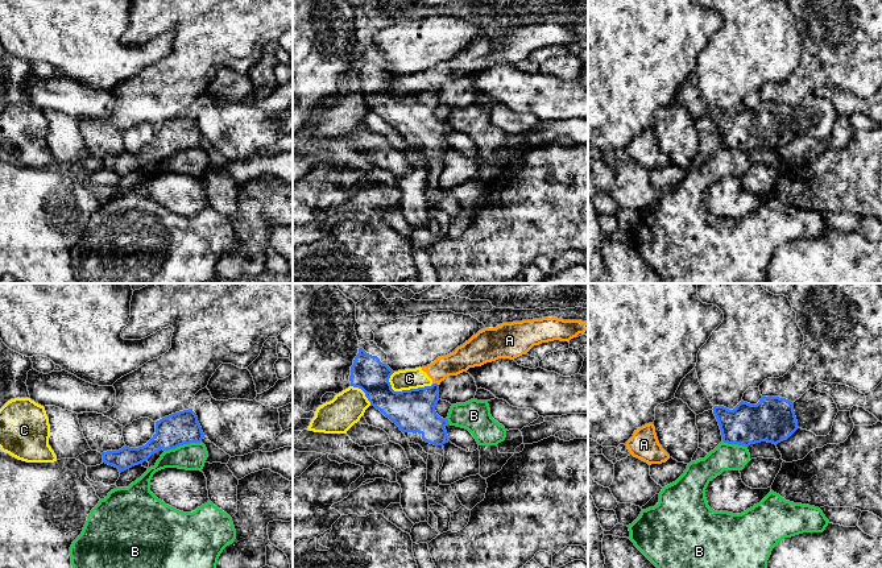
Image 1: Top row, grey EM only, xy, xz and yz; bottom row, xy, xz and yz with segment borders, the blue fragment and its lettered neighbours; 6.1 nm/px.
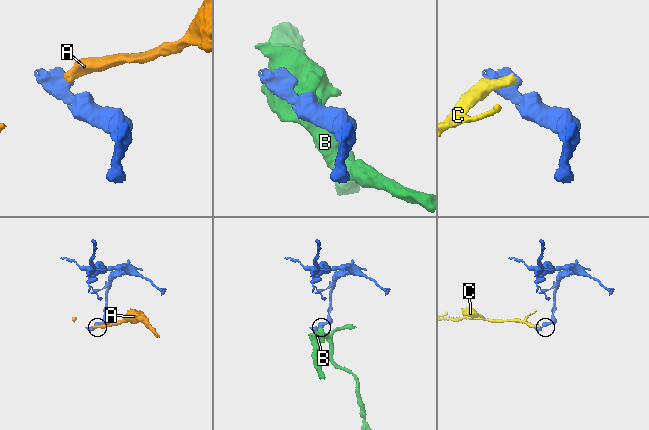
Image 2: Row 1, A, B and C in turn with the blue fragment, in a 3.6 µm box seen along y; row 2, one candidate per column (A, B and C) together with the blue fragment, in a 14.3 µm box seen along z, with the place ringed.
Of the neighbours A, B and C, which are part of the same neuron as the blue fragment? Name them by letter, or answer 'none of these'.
none of these

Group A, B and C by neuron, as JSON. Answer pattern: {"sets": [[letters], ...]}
{"sets": [["A", "C"], ["B"]]}

